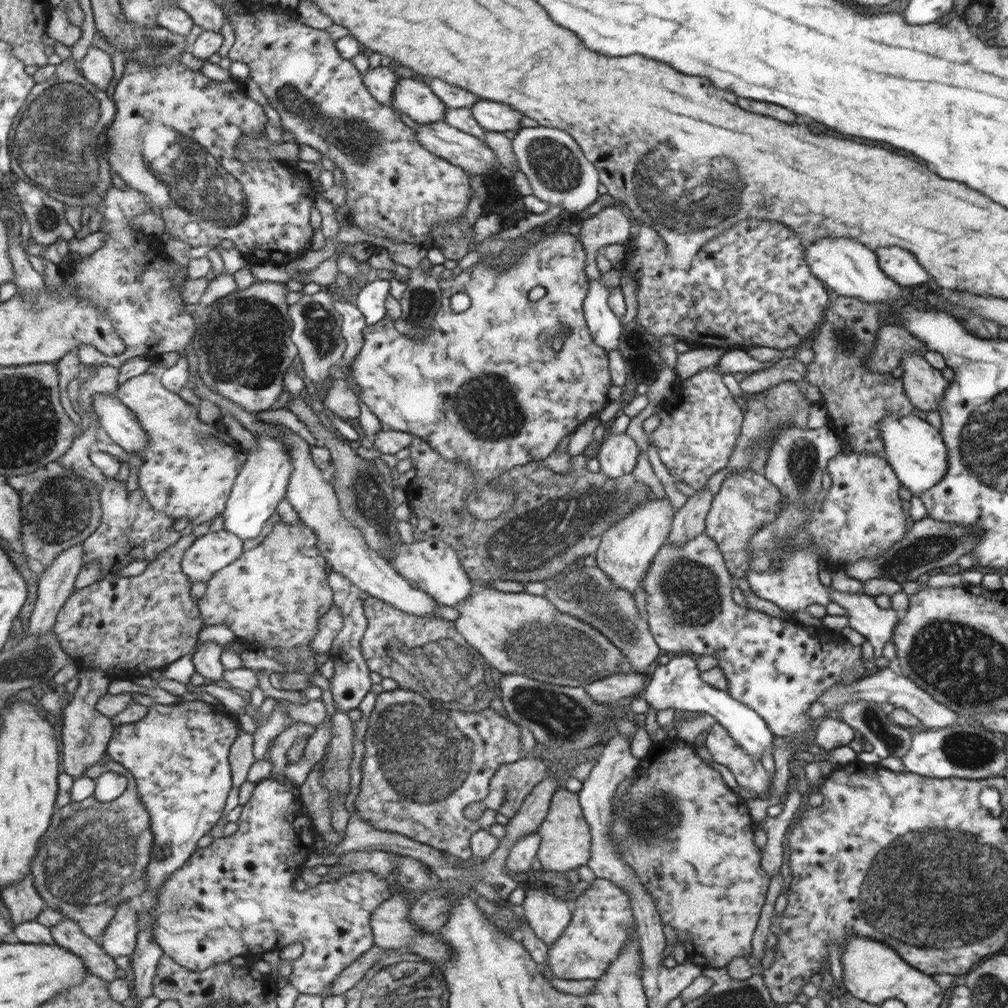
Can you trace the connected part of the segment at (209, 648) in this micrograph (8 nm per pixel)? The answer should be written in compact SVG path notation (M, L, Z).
M214 641L198 643L194 650L193 660L196 672L203 676L205 681L215 682L224 678L227 671L221 664L221 652L224 646Z

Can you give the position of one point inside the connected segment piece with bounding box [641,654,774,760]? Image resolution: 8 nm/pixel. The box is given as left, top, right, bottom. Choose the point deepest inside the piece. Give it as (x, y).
(678, 685)

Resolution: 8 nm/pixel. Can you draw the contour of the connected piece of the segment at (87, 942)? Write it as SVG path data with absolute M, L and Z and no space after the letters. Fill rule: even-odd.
M64 919L51 928L56 944L78 954L88 966L89 972L108 983L117 979L118 964L114 956L103 950L97 941L85 934L78 922Z

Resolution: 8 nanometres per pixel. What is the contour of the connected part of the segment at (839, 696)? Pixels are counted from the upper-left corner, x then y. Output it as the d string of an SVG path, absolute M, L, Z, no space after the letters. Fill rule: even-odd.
M887 667L878 669L878 673L874 673L873 675L861 677L850 685L835 685L829 691L823 691L823 694L818 696L818 702L825 707L826 714L833 716L837 712L837 707L858 699L870 700L877 704L889 702L895 708L905 710L911 714L911 716L919 720L919 723L925 729L931 731L947 728L961 721L957 713L951 712L944 704L933 700L927 692L921 690L916 684L913 684L906 676L896 674Z

